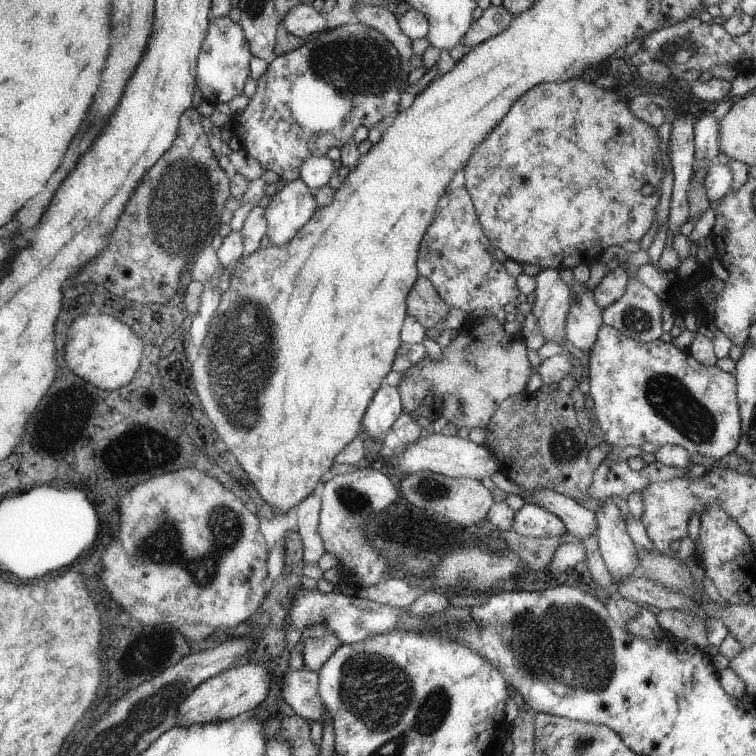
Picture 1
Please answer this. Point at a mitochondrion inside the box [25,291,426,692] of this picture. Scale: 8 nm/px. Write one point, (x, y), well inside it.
(162, 546)

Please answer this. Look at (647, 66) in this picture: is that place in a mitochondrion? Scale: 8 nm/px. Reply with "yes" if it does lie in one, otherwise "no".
yes

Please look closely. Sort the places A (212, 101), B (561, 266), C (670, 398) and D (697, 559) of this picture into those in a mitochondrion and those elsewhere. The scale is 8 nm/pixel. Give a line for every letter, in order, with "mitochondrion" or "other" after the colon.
A: other
B: other
C: mitochondrion
D: other

